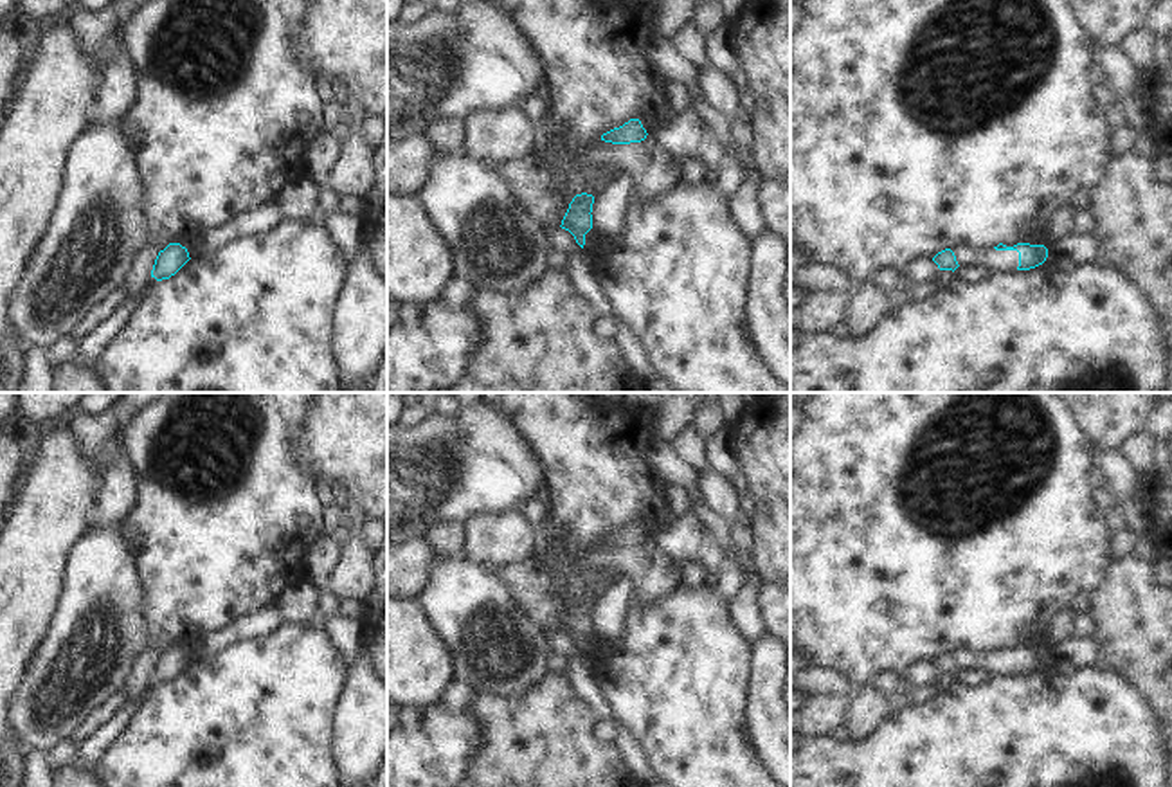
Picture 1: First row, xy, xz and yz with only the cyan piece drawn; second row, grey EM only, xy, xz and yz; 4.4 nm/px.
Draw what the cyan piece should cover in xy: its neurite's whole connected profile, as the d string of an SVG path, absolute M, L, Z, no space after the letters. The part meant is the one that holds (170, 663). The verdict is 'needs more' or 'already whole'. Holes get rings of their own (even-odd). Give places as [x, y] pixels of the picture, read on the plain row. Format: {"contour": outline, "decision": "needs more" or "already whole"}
{"contour": "M169 647L164 654L158 656L151 674L151 681L155 681L157 684L169 683L189 663L191 661L185 650L182 650L180 647Z", "decision": "already whole"}

